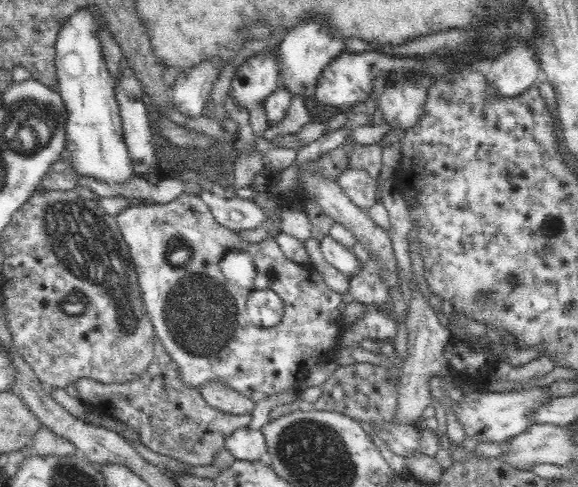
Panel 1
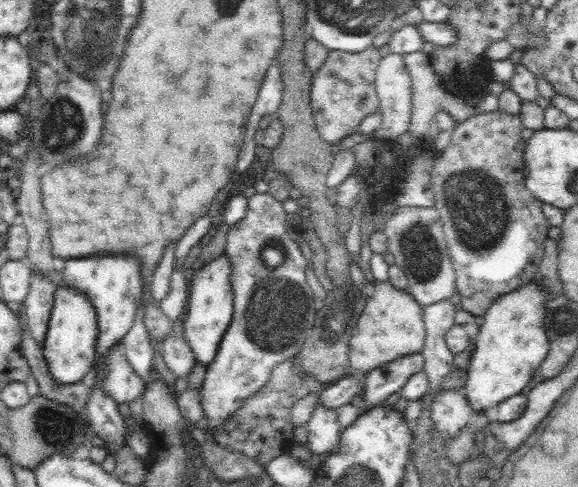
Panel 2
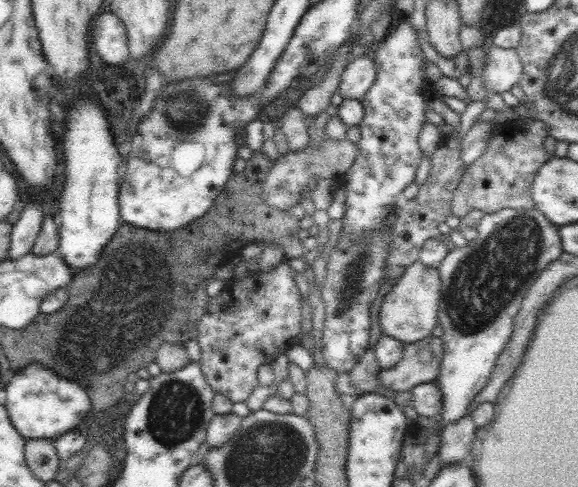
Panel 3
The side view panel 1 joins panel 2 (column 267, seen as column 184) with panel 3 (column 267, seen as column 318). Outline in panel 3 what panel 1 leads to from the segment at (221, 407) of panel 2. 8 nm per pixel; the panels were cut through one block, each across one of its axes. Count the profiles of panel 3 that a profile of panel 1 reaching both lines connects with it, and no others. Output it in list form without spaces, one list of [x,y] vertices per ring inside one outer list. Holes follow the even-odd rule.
[[[287,259],[270,273],[250,273],[244,279],[230,280],[218,296],[210,297],[207,310],[196,325],[200,332],[199,365],[214,392],[222,393],[233,403],[248,400],[252,390],[260,385],[256,378],[258,368],[298,344],[302,300]]]

